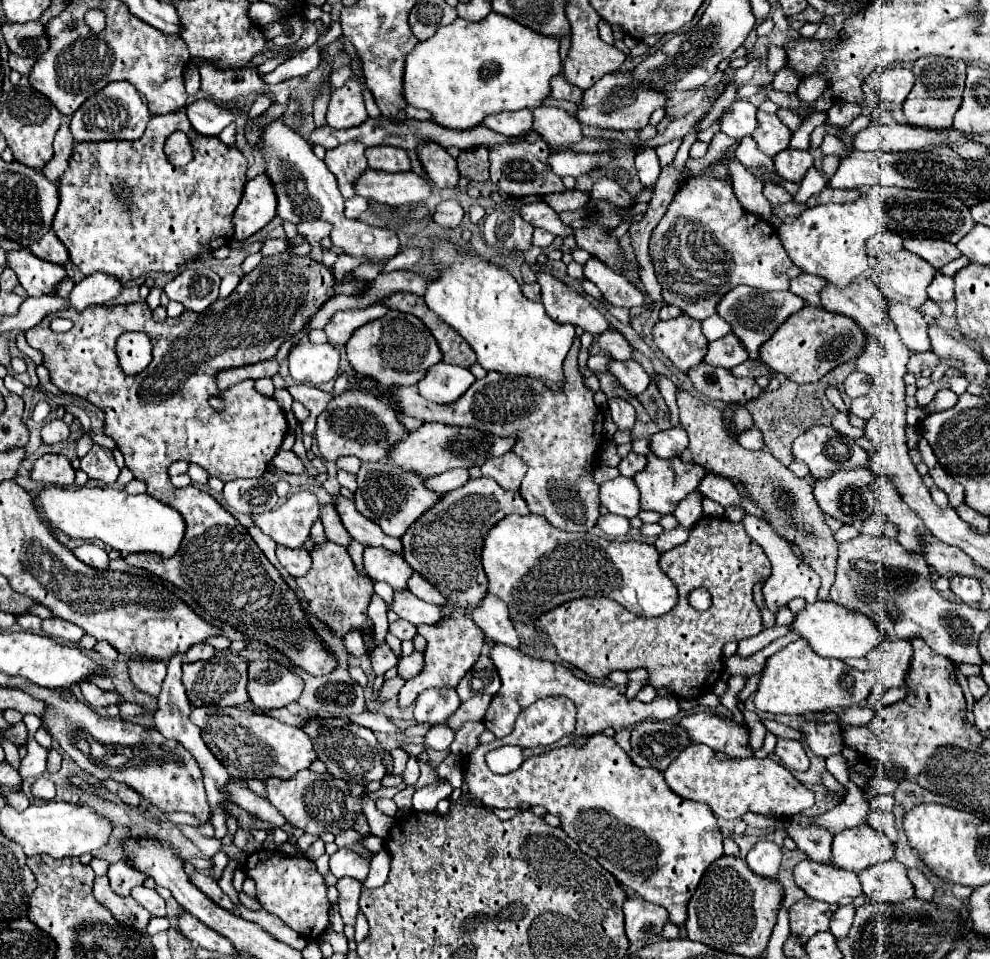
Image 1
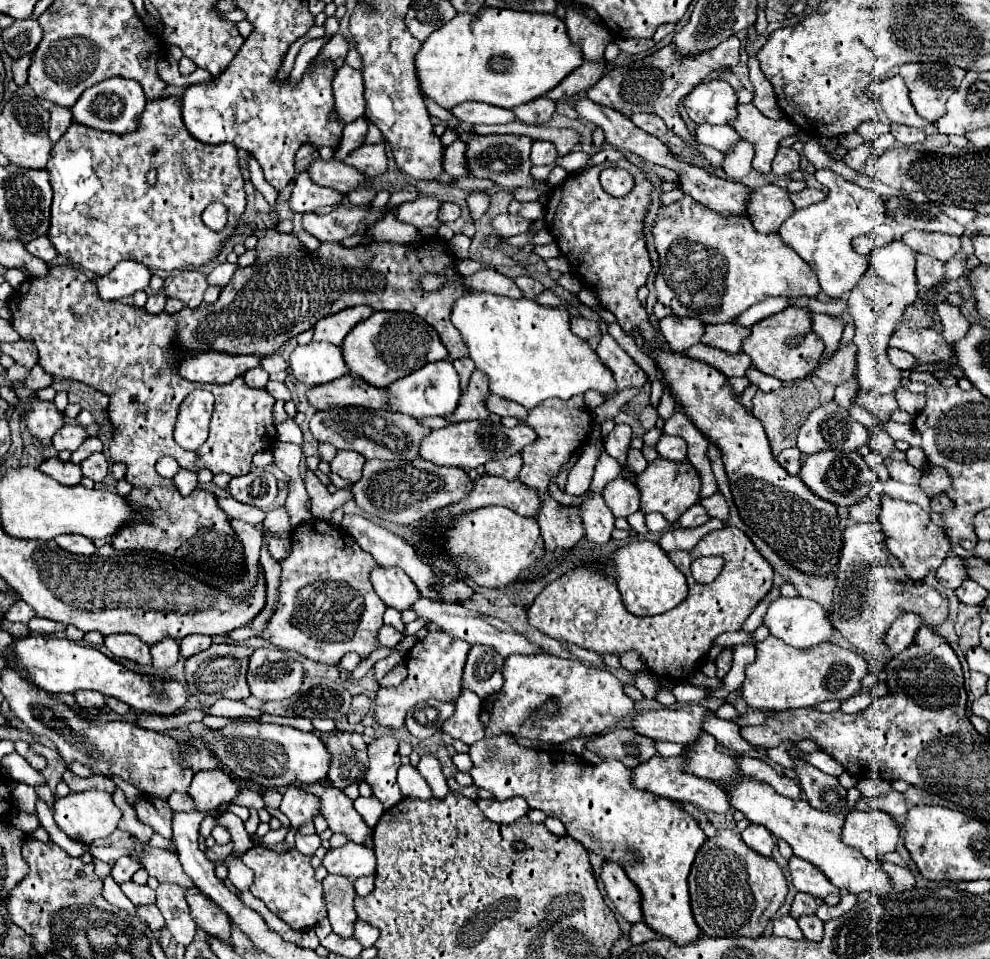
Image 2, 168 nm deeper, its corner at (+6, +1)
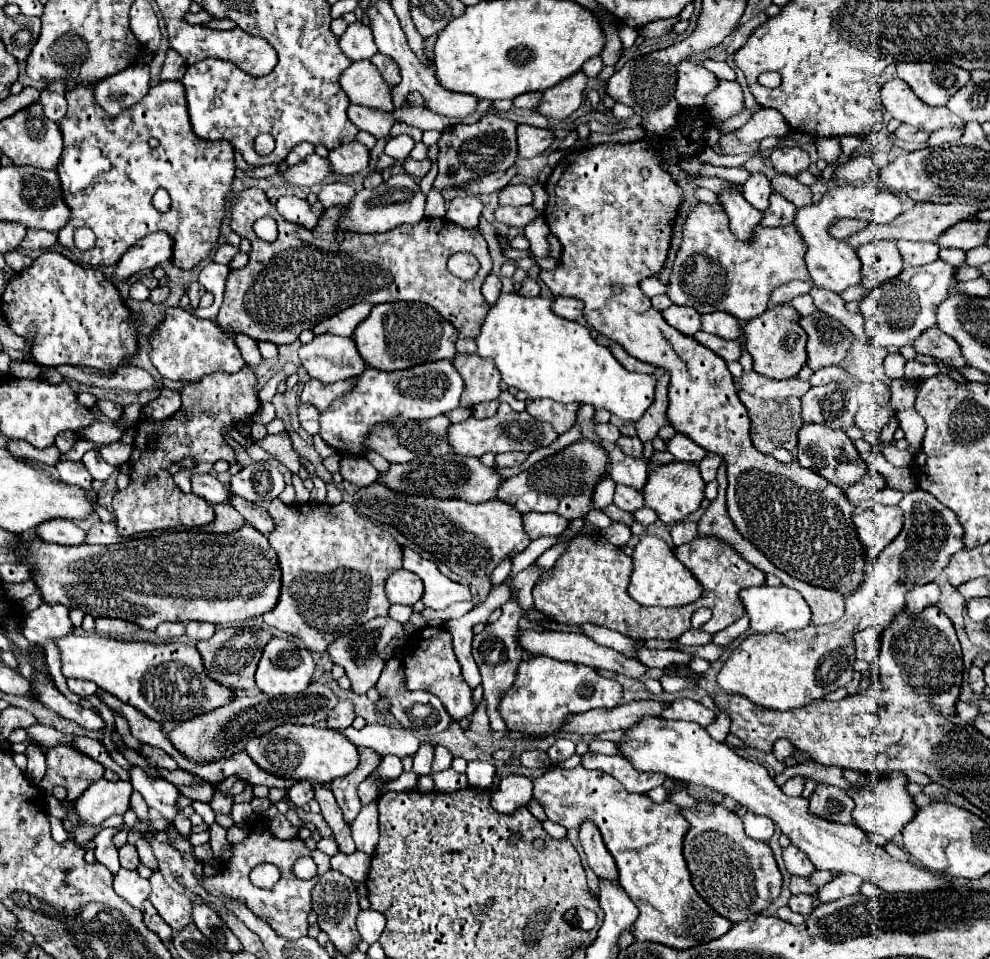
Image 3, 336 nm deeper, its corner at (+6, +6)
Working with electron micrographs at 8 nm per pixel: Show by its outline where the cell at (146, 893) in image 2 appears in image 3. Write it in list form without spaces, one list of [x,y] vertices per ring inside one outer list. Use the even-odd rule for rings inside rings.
[[[119,869],[115,875],[115,893],[121,895],[129,905],[141,907],[145,899],[151,895],[151,883],[149,879],[143,879],[137,871]]]

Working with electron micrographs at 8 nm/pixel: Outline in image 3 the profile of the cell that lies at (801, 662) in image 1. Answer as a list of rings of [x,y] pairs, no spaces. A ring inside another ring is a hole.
[[[915,489],[899,501],[899,509],[903,509],[903,529],[901,529],[899,537],[895,537],[895,541],[891,541],[891,545],[883,551],[879,561],[875,561],[871,567],[865,569],[865,581],[857,587],[857,591],[847,595],[847,609],[845,609],[845,615],[841,617],[841,621],[831,623],[831,625],[809,625],[803,631],[791,631],[785,635],[779,635],[779,633],[749,635],[735,647],[735,651],[729,655],[727,663],[723,665],[723,669],[717,677],[719,685],[727,693],[731,693],[731,695],[739,693],[761,707],[787,711],[787,709],[807,705],[815,699],[823,699],[827,693],[831,693],[839,687],[845,687],[853,679],[853,663],[855,663],[853,635],[861,629],[867,629],[867,627],[889,625],[895,619],[897,611],[903,609],[905,593],[917,585],[935,581],[935,577],[947,567],[947,561],[951,561],[953,553],[963,549],[961,525],[957,523],[953,511],[949,511],[945,505],[935,501],[935,497],[931,497],[931,493],[927,493],[923,489]]]

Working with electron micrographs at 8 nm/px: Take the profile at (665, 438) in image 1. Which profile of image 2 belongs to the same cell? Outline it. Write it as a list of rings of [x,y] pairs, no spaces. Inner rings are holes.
[[[663,434],[655,448],[657,448],[659,456],[667,458],[667,460],[683,462],[687,458],[687,442],[683,438],[679,438],[679,436],[667,436],[667,434]]]

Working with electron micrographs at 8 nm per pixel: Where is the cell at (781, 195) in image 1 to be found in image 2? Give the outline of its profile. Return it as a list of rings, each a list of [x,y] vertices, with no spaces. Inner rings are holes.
[[[767,184],[753,192],[751,204],[747,208],[747,216],[751,218],[755,230],[761,234],[779,232],[781,224],[795,212],[793,202],[789,200],[789,192],[775,184]]]

